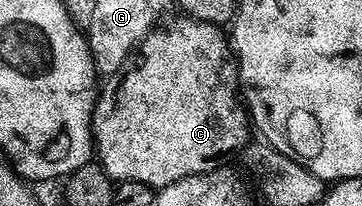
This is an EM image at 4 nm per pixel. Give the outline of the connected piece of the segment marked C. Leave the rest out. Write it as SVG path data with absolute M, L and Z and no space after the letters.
M180 18L166 27L158 26L141 40L141 60L122 77L117 96L102 98L94 110L95 159L114 181L143 181L160 189L183 177L217 170L232 151L240 152L250 142L249 112L239 94L237 61L226 32L216 23Z

